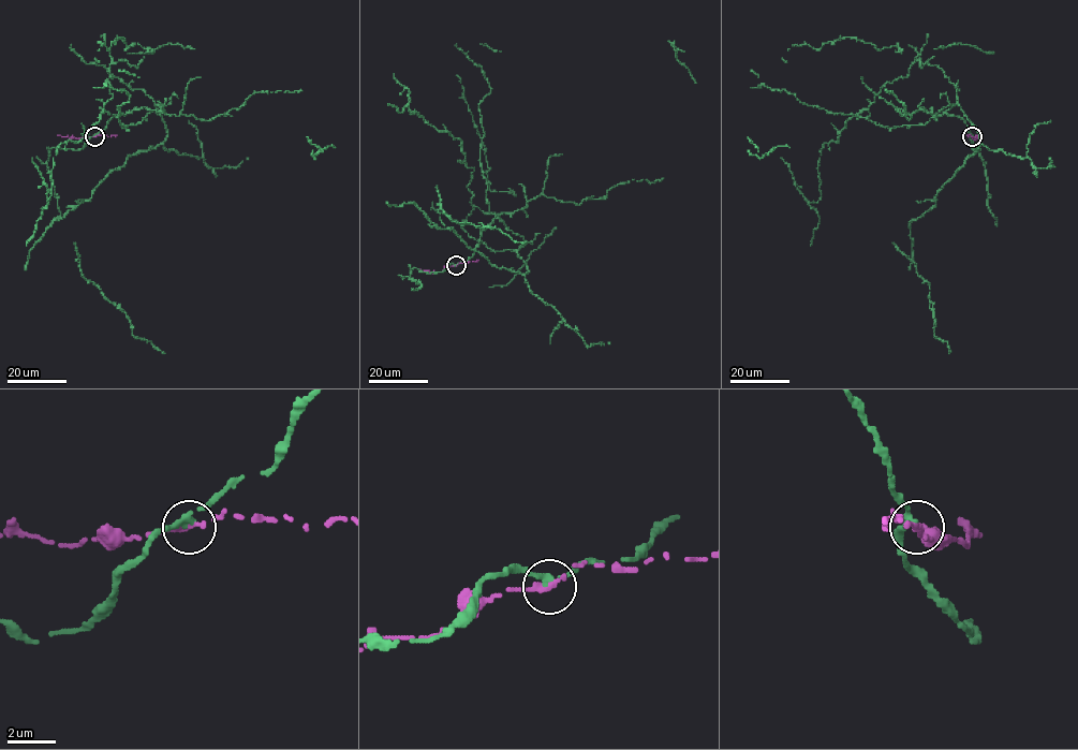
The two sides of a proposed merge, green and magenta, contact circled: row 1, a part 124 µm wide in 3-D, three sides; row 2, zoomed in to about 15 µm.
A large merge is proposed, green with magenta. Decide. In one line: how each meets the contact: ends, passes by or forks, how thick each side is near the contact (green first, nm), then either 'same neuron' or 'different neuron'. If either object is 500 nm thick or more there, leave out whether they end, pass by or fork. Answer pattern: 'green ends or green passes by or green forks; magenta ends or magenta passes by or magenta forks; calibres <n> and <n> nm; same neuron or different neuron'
green passes by; magenta passes by; calibres 280 and 240 nm; different neuron

